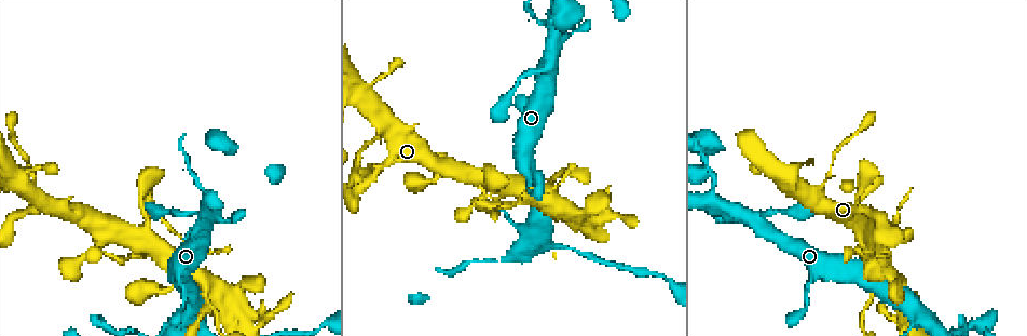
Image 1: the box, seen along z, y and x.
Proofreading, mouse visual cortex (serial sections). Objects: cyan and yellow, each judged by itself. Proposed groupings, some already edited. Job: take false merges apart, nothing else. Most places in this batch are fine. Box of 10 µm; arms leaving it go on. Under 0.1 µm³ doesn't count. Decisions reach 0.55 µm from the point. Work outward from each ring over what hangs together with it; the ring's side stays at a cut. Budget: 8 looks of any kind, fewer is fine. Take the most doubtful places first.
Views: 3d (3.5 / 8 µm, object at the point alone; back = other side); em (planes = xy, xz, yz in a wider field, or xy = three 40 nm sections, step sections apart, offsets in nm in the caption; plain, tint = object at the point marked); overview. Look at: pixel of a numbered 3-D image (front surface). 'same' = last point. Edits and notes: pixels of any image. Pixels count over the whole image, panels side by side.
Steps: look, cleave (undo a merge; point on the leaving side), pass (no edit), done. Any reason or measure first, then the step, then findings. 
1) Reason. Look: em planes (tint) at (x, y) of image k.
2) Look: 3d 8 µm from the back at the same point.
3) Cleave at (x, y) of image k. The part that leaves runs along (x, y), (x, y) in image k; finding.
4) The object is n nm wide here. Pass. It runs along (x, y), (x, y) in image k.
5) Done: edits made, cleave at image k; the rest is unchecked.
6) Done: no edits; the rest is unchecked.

Sharp bend. Look: 3d 3.5 µm at (885, 272) of image 1.

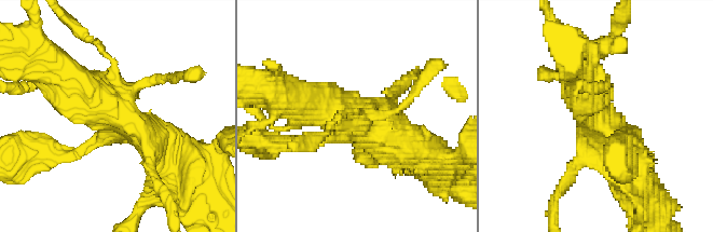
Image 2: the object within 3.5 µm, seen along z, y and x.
Look: em xy step 5 (tint) at (127, 122) of image 2.

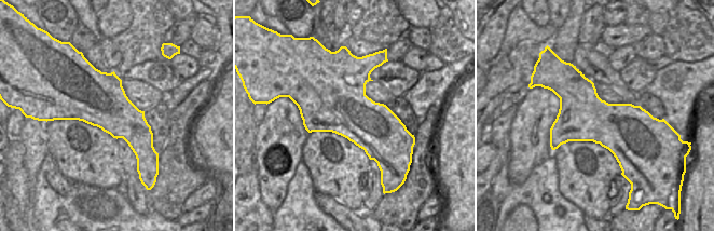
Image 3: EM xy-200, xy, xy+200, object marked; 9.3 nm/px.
Another direction. Look: em planes (tint) at the same point.

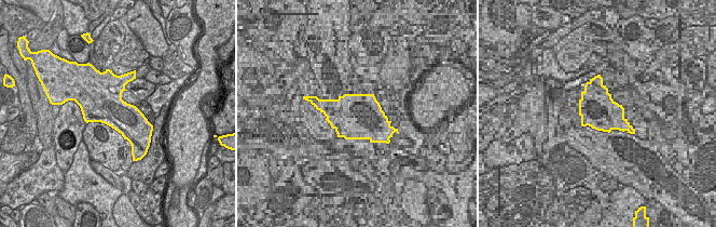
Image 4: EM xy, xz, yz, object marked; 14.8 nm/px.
Pass. It runs along (71, 81), (148, 131), (177, 161) in image 2; continuous, no second cell.

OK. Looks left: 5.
Look: 3d 3.5 µm from the back at (874, 256) of image 1.

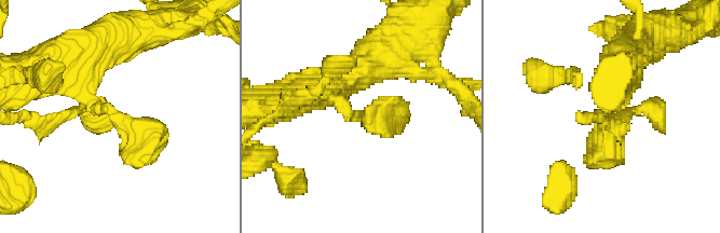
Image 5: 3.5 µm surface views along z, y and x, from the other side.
Look: em planes (tint) at (115, 118) of image 5.

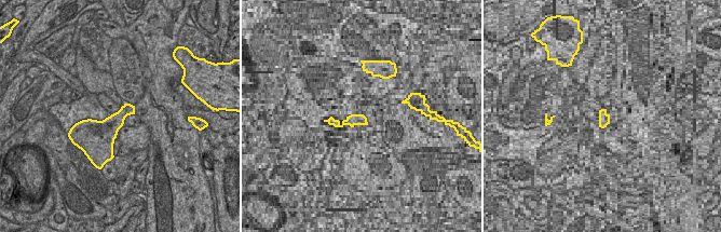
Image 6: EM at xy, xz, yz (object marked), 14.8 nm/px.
The object is 320 nm wide here. Pass. It runs along (630, 74), (589, 164) in image 5; one cell here.

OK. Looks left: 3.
Abrupt turn. Look: 3d 3.5 µm at (257, 318) of image 1.

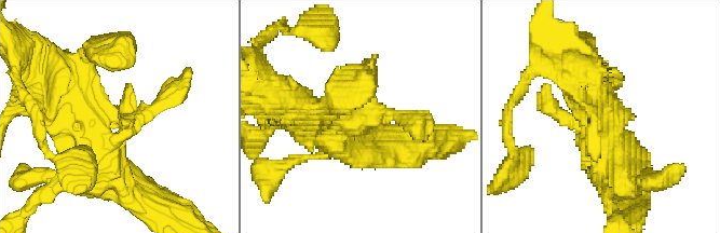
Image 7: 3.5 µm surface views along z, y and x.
Look: em planes (tint) at (363, 116) of image 7.

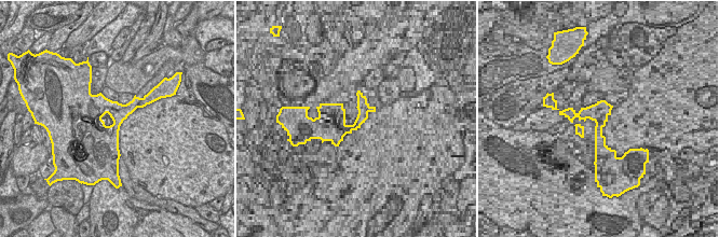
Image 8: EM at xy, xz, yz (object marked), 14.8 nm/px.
Pass. It runs along (304, 114), (367, 117), (371, 62) in image 7; all the same cell.

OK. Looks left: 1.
Done: no edits; the rest is unchecked.

